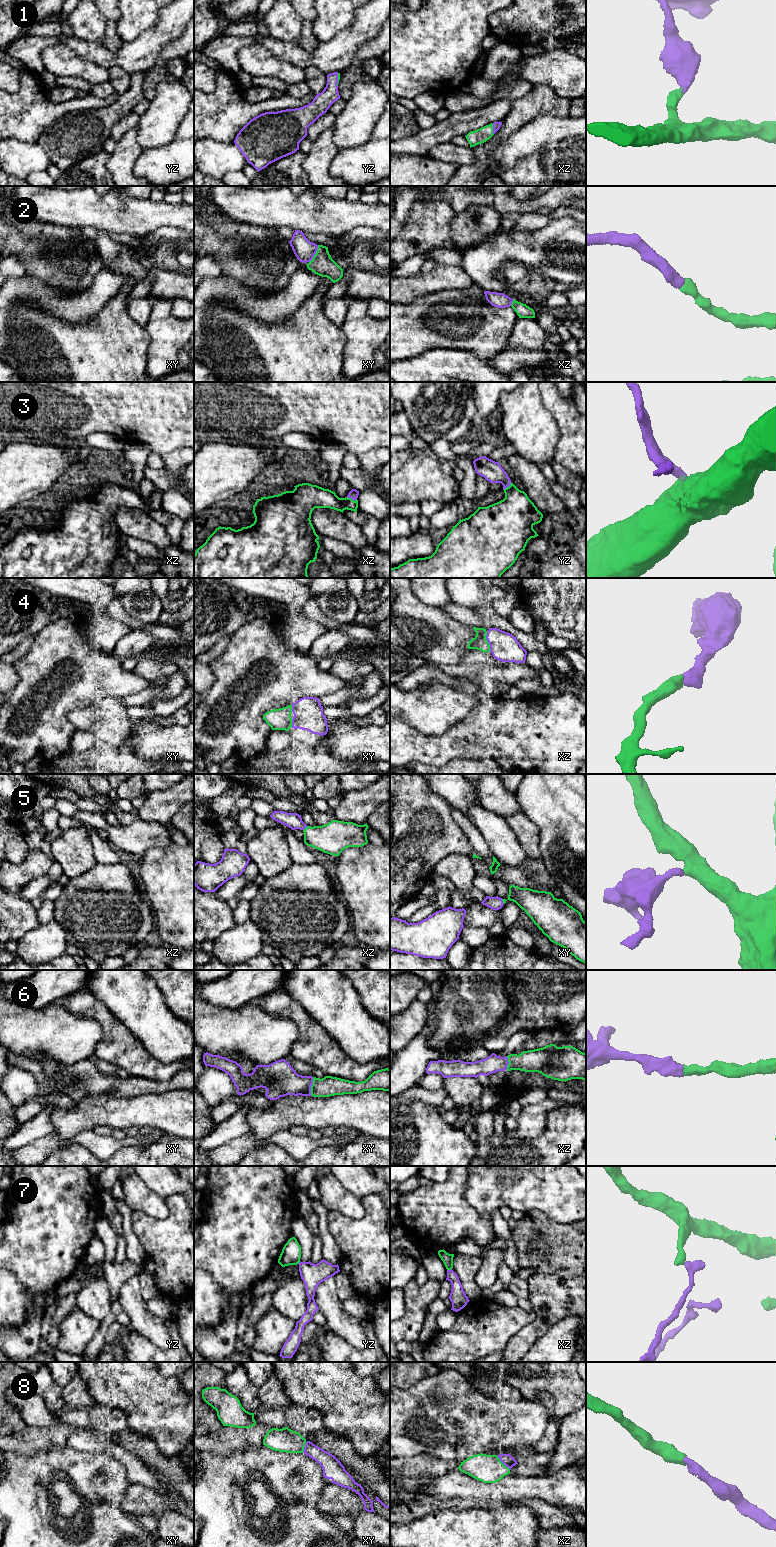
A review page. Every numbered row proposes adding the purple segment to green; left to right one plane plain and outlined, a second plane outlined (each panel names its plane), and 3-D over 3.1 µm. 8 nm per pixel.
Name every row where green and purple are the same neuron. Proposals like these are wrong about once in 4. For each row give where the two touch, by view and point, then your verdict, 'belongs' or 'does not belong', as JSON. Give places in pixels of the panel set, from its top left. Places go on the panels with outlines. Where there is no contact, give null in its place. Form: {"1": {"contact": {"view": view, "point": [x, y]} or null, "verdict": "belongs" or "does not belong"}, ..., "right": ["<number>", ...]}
{"1": {"contact": {"view": "xz", "point": [492, 129]}, "verdict": "belongs"}, "2": {"contact": {"view": "xy", "point": [315, 254]}, "verdict": "belongs"}, "3": {"contact": {"view": "xz", "point": [352, 499]}, "verdict": "belongs"}, "4": {"contact": {"view": "xz", "point": [487, 641]}, "verdict": "belongs"}, "5": {"contact": {"view": "xz", "point": [305, 828]}, "verdict": "belongs"}, "6": {"contact": {"view": "xy", "point": [311, 1086]}, "verdict": "belongs"}, "7": {"contact": {"view": "xz", "point": [449, 1269]}, "verdict": "does not belong"}, "8": {"contact": {"view": "xz", "point": [502, 1463]}, "verdict": "belongs"}, "right": ["1", "2", "3", "4", "5", "6", "8"]}

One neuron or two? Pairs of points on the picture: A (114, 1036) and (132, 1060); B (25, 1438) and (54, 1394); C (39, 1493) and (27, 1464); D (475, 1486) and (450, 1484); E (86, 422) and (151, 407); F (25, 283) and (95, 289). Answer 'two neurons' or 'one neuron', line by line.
A: one neuron
B: two neurons
C: one neuron
D: one neuron
E: one neuron
F: one neuron

